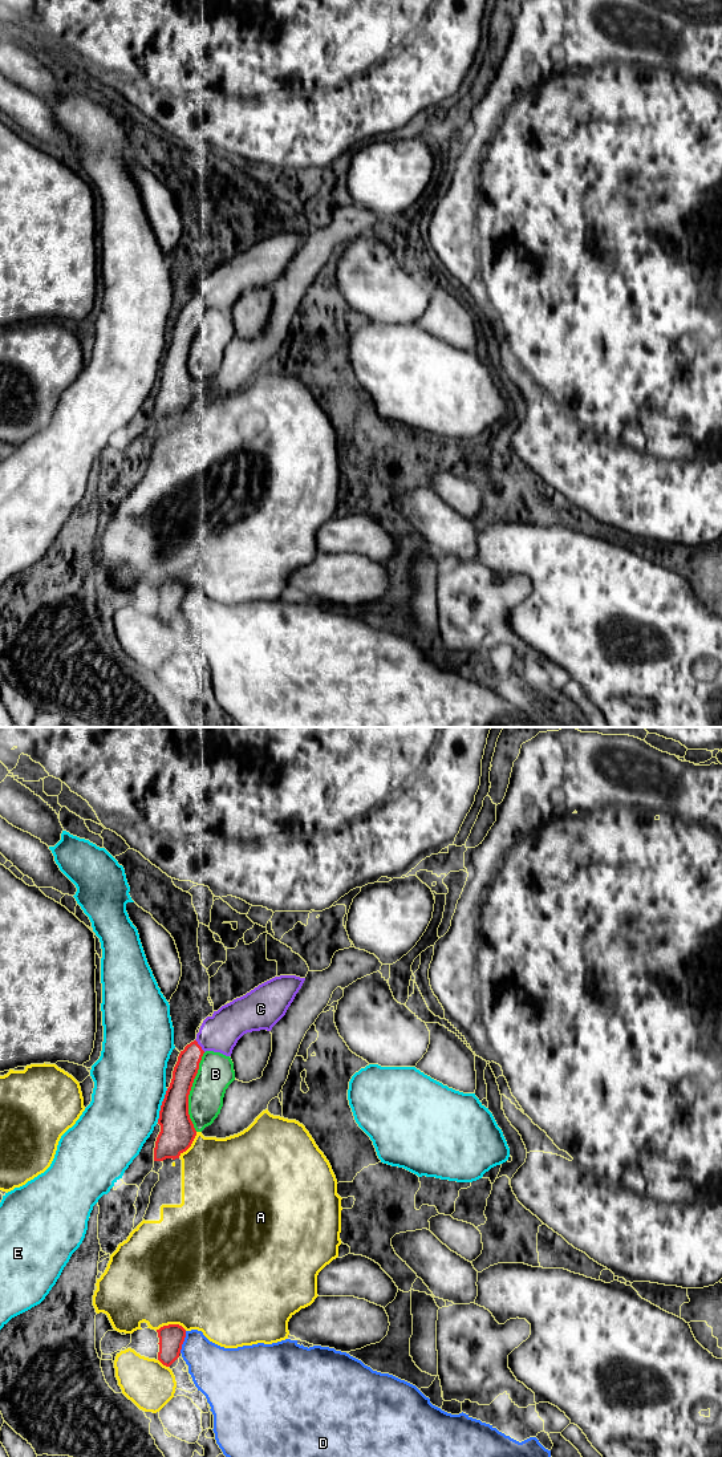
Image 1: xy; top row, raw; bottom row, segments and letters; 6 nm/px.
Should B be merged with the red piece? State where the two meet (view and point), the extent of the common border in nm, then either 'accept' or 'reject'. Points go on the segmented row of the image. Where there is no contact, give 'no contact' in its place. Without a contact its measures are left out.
xy (189, 1092) | 480 nm | reject

